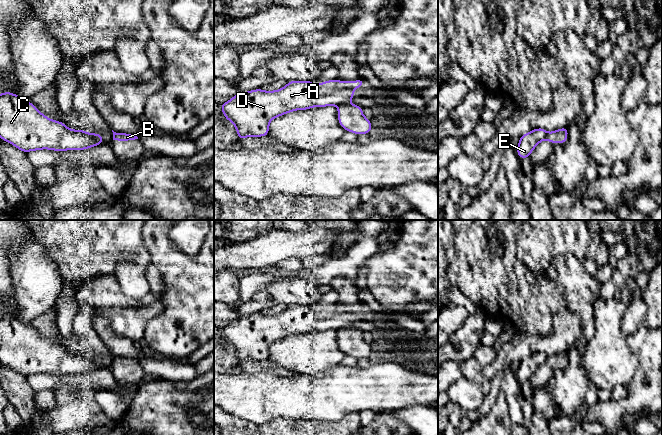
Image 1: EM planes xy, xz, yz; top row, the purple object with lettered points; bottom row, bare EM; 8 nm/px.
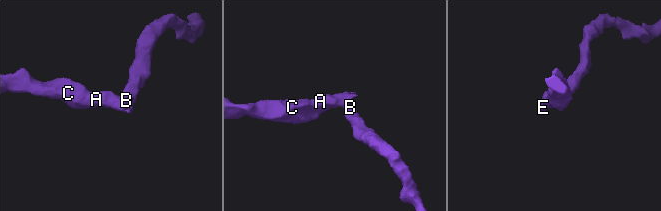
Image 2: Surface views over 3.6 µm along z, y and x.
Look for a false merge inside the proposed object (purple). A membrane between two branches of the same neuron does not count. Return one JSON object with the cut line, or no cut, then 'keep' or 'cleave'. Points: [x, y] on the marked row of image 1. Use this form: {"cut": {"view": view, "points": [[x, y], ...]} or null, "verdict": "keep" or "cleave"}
{"cut": {"view": "xz", "points": [[347, 102], [337, 106]]}, "verdict": "cleave"}

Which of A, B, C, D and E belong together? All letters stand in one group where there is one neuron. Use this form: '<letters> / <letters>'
A C D E / B

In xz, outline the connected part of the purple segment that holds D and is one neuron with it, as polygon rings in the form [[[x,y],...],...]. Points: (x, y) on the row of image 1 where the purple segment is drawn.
[[[363,79],[350,82],[329,80],[316,85],[309,80],[290,81],[285,87],[275,91],[256,89],[249,92],[240,92],[229,101],[221,104],[221,108],[226,119],[234,124],[240,140],[250,136],[267,136],[269,123],[272,119],[295,110],[307,110],[312,107],[330,105],[338,107],[355,98],[353,96],[354,90],[363,84]]]

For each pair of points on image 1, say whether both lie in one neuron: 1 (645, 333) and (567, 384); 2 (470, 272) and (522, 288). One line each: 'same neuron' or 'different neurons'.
1: different neurons
2: same neuron

